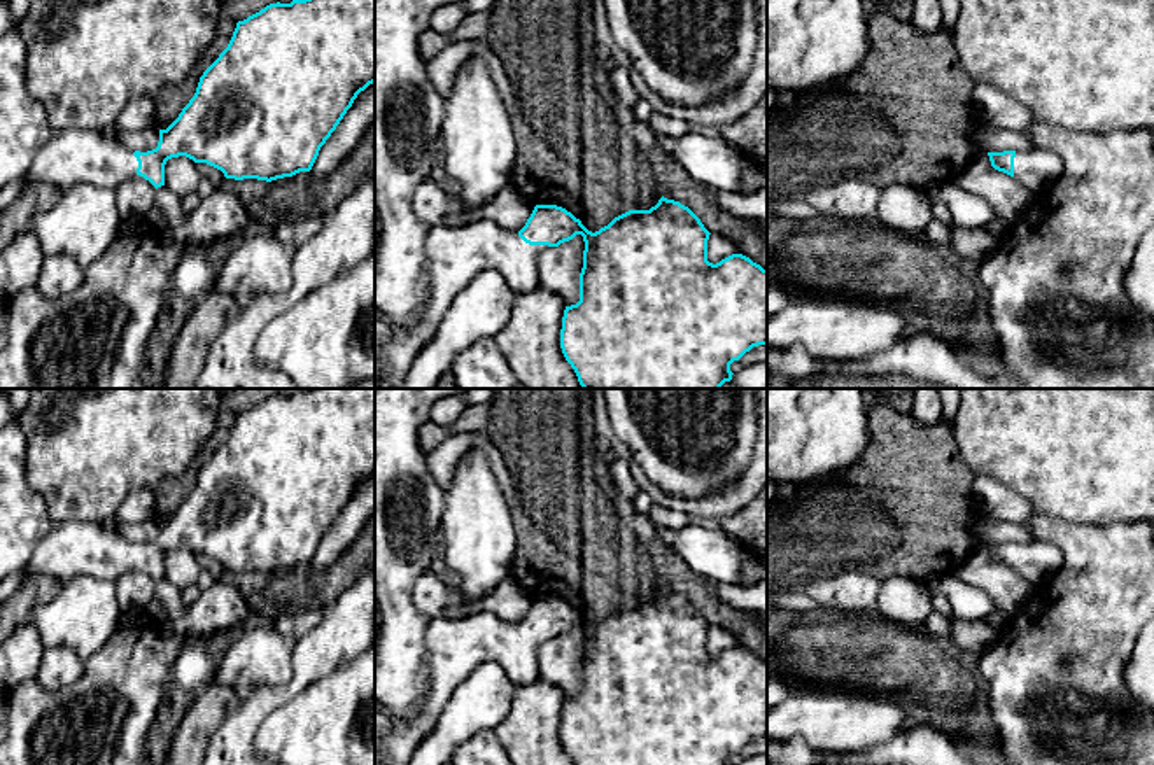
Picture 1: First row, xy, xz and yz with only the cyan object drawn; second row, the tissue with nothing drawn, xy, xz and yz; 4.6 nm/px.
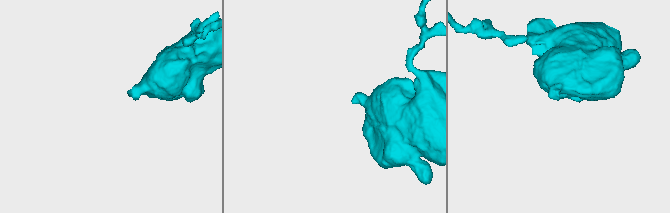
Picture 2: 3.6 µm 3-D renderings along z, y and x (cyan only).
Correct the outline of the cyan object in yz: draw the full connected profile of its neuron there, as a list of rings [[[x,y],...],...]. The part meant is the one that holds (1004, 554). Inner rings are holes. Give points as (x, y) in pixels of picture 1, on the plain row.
[[[1040,539],[1030,543],[988,544],[991,558],[1014,569],[1033,586],[1049,581],[1063,564],[1061,551]]]

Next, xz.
[[[662,588],[650,602],[629,602],[592,625],[566,600],[536,597],[520,623],[504,623],[487,611],[457,620],[431,620],[426,635],[427,695],[413,718],[391,716],[391,728],[375,747],[375,765],[408,765],[417,746],[434,728],[454,690],[476,665],[496,662],[515,684],[525,684],[538,676],[536,649],[576,627],[585,634],[580,693],[566,698],[560,721],[560,740],[574,765],[732,765],[734,753],[753,739],[767,737],[767,662],[742,646],[732,646],[716,656],[709,655],[711,625],[688,599]]]

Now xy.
[[[308,389],[291,396],[270,396],[236,415],[228,439],[200,469],[194,488],[179,509],[159,522],[158,539],[147,544],[130,543],[100,523],[70,520],[54,529],[37,544],[26,571],[68,581],[75,576],[95,576],[116,583],[126,572],[142,571],[156,581],[165,578],[165,557],[186,548],[207,555],[226,571],[277,572],[310,564],[320,539],[336,522],[361,483],[375,474],[375,389]]]

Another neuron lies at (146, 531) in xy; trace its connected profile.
[[[114,518],[100,523],[103,529],[121,534],[130,543],[147,544],[158,539],[159,522],[156,518],[147,518],[138,523],[121,523]]]

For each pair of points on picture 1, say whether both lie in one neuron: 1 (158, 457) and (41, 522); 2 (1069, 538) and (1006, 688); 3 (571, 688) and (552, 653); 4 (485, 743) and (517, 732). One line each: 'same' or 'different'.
1: different
2: same
3: same
4: different

